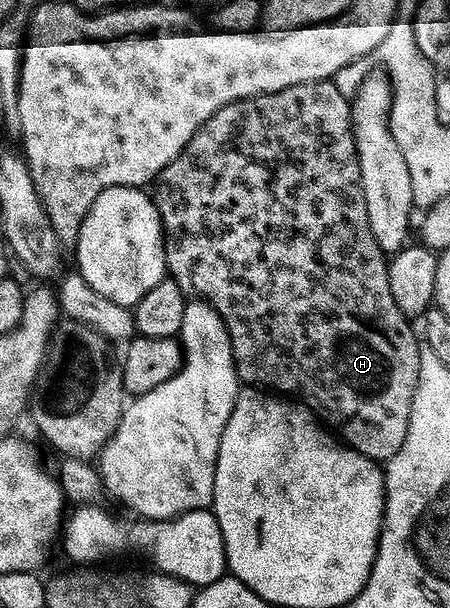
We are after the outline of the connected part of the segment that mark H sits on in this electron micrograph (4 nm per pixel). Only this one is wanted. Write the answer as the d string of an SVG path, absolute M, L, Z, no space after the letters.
M334 79L298 84L285 90L226 104L195 131L181 154L177 154L177 158L173 158L173 162L163 168L157 177L158 184L159 189L153 192L153 199L159 206L159 216L163 220L163 242L167 249L170 279L177 282L184 294L210 302L222 316L231 339L235 373L239 375L240 381L247 386L258 386L298 398L332 433L337 434L342 443L356 448L373 461L392 460L401 450L409 430L411 407L419 381L421 340L416 329L415 332L411 329L412 321L393 302L387 273L389 260L377 246L373 230L369 230L355 129L351 126L351 100L341 94L341 90L337 90Z

